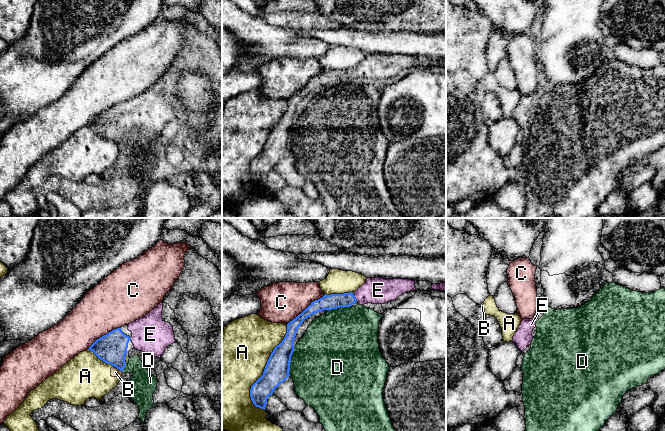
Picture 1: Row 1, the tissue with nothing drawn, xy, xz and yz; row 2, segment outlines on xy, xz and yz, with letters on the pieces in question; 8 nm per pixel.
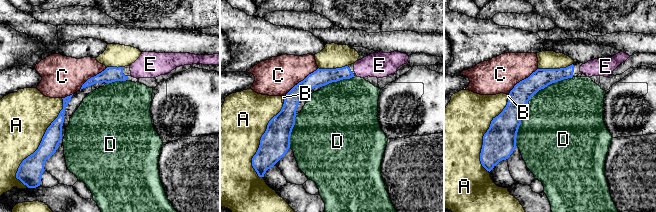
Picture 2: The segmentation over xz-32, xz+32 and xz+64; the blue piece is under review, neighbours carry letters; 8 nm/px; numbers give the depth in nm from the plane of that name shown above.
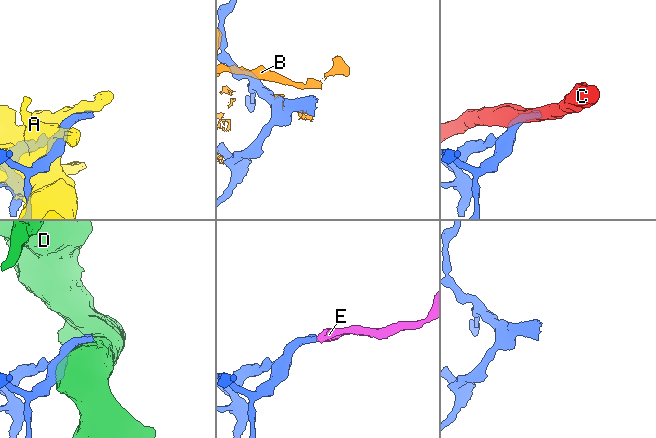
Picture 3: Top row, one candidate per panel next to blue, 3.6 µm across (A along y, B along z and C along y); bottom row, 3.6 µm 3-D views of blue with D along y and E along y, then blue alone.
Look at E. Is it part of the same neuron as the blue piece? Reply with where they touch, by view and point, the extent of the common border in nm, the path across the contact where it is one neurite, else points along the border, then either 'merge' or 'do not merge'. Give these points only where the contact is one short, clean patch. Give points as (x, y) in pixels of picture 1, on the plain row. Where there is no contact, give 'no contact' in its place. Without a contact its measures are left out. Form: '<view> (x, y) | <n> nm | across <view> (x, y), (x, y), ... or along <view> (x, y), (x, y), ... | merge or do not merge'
xz (355, 75) | 50 nm | across xz (328, 78), (355, 75), (371, 67), (378, 66) | merge

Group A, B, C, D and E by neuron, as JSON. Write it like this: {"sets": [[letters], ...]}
{"sets": [["A", "B"], ["C"], ["D"], ["E"]]}

